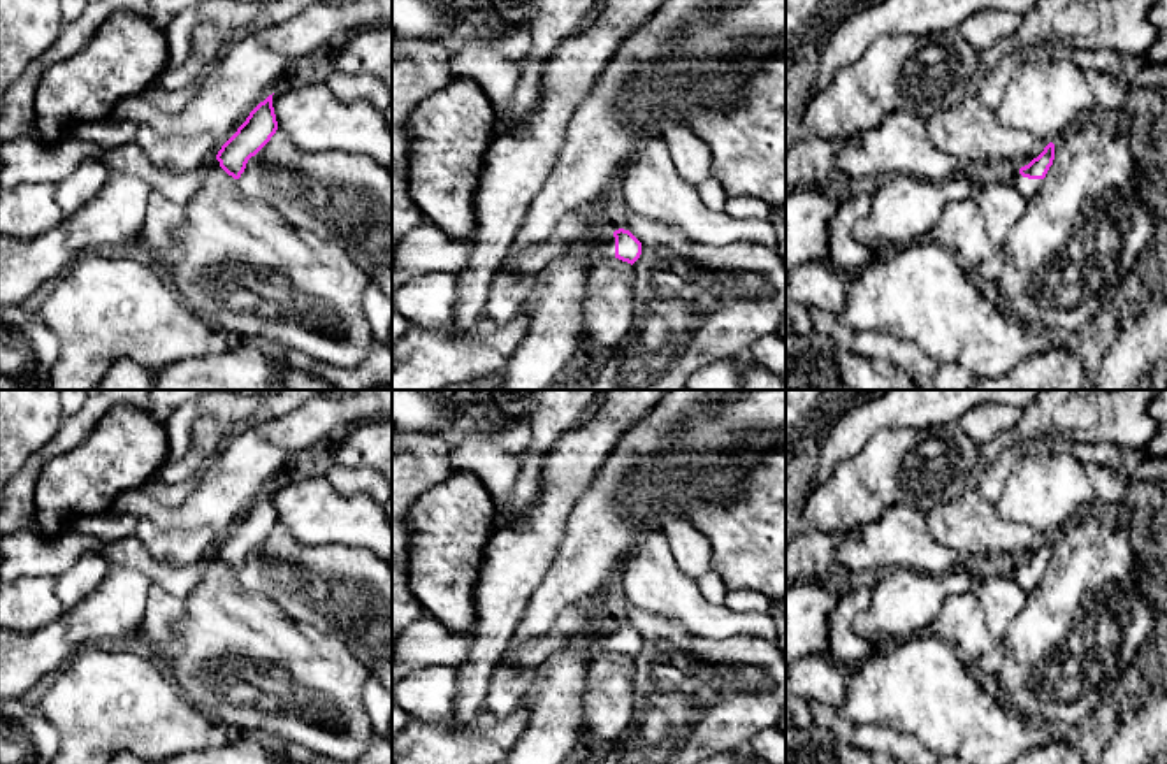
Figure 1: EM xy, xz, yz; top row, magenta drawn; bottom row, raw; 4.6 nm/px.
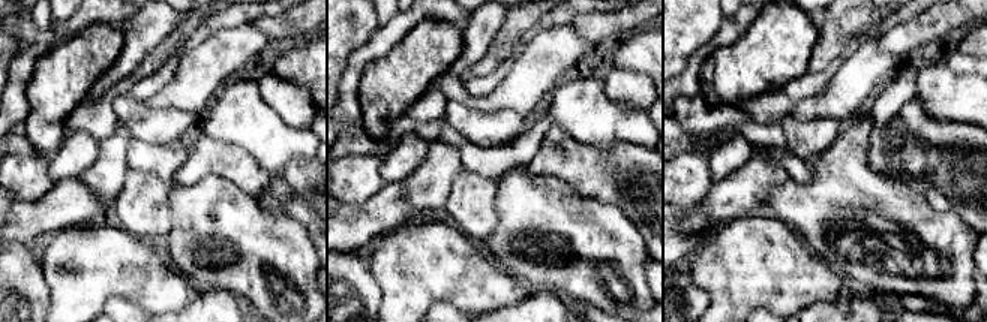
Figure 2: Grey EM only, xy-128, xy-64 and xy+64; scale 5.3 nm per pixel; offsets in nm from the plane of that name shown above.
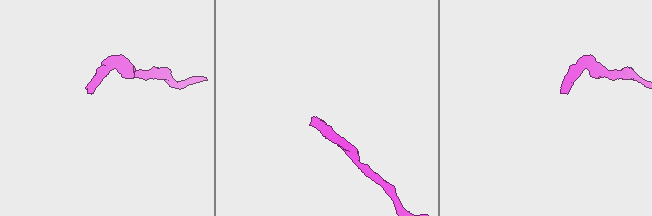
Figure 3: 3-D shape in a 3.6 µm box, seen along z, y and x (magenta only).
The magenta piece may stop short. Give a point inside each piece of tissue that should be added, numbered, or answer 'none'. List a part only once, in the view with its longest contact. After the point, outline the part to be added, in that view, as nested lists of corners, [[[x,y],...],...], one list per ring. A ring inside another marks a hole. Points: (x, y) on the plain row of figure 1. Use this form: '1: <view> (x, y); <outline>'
1: yz (1029, 582); [[[1019,566],[1016,569],[1016,580],[1028,595],[1037,588],[1042,576],[1044,573],[1028,573],[1028,571],[1023,571]]]

